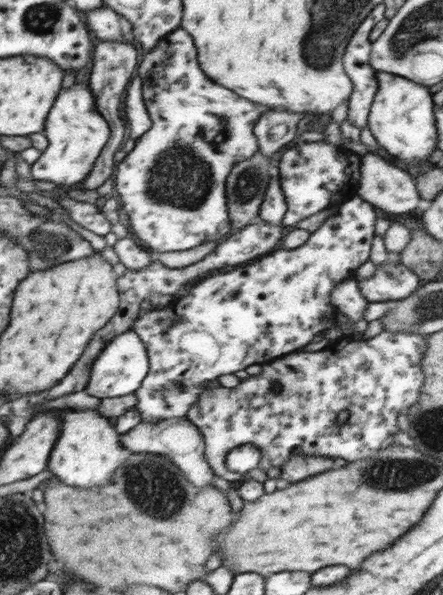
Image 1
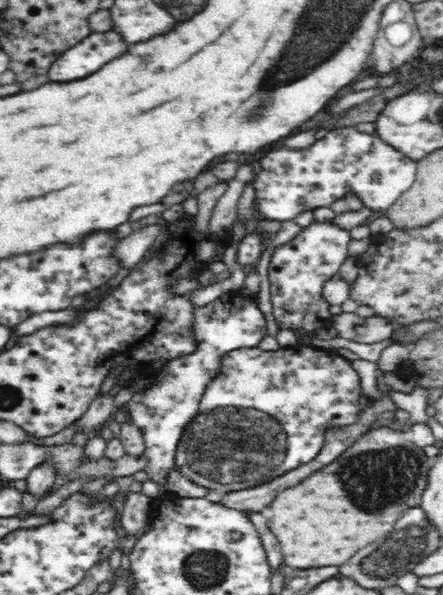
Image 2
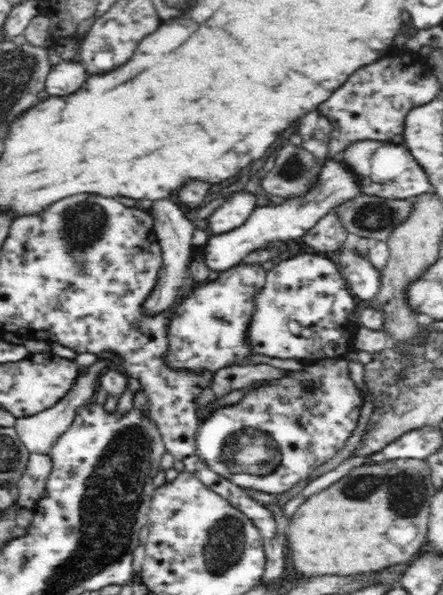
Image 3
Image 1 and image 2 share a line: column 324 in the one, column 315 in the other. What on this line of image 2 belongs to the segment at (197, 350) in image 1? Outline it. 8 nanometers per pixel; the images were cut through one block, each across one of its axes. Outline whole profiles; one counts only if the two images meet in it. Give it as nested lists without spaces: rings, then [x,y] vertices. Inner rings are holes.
[[[313,220],[308,226],[300,228],[292,240],[287,241],[274,248],[271,255],[268,272],[270,278],[270,294],[274,314],[274,326],[278,330],[290,330],[290,334],[296,335],[296,330],[303,330],[306,339],[311,335],[326,334],[326,330],[334,330],[332,314],[330,313],[330,303],[324,301],[321,296],[322,286],[337,274],[342,262],[349,256],[349,244],[352,240],[349,230],[344,230],[333,220],[317,221]]]

